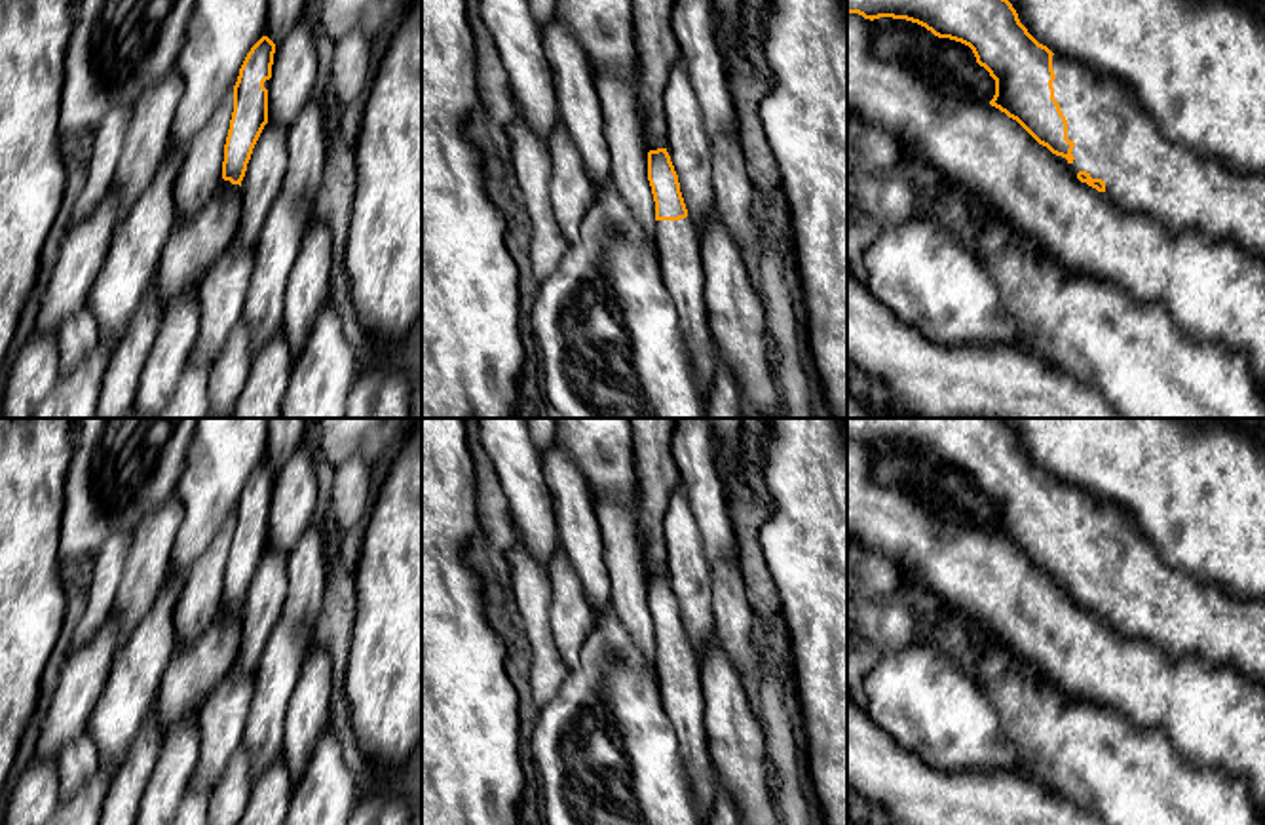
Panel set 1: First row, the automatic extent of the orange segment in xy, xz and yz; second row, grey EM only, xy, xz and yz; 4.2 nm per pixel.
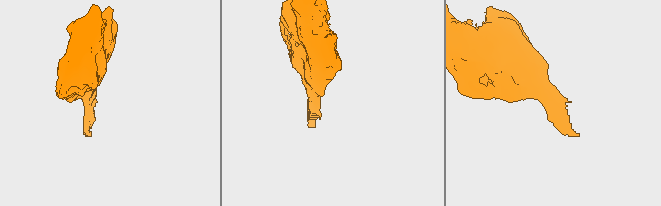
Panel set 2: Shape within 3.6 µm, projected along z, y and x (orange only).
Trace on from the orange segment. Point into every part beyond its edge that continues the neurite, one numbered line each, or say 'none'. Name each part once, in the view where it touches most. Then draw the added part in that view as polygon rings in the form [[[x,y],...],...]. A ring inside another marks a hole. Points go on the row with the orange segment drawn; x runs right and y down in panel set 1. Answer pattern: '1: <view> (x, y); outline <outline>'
1: yz (1144, 173); outline [[[1052,55],[1052,70],[1056,74],[1054,99],[1067,120],[1067,139],[1075,143],[1071,163],[1060,156],[1071,173],[1086,171],[1092,179],[1102,179],[1105,196],[1123,213],[1151,217],[1170,232],[1199,232],[1214,241],[1233,241],[1265,260],[1265,175],[1238,175],[1214,158],[1170,143],[1119,82],[1096,76],[1077,61]]]

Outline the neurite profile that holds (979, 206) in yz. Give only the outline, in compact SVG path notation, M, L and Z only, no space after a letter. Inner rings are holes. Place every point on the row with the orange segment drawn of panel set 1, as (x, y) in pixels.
M965 186L969 192L969 221L974 228L982 228L988 213L995 209L995 205L982 194L976 194L971 186Z

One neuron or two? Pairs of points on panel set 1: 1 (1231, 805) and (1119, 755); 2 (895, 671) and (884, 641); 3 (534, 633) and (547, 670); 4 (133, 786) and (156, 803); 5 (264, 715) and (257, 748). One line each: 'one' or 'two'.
1: one
2: two
3: one
4: two
5: one

